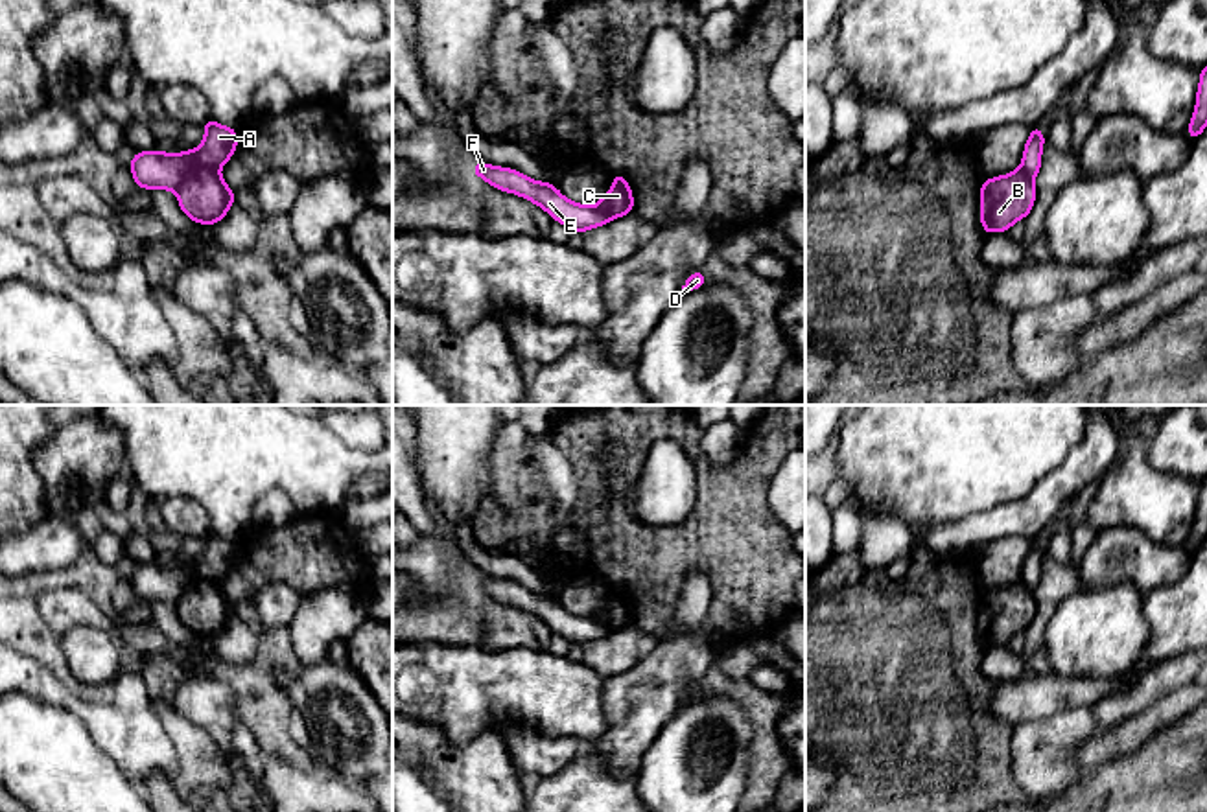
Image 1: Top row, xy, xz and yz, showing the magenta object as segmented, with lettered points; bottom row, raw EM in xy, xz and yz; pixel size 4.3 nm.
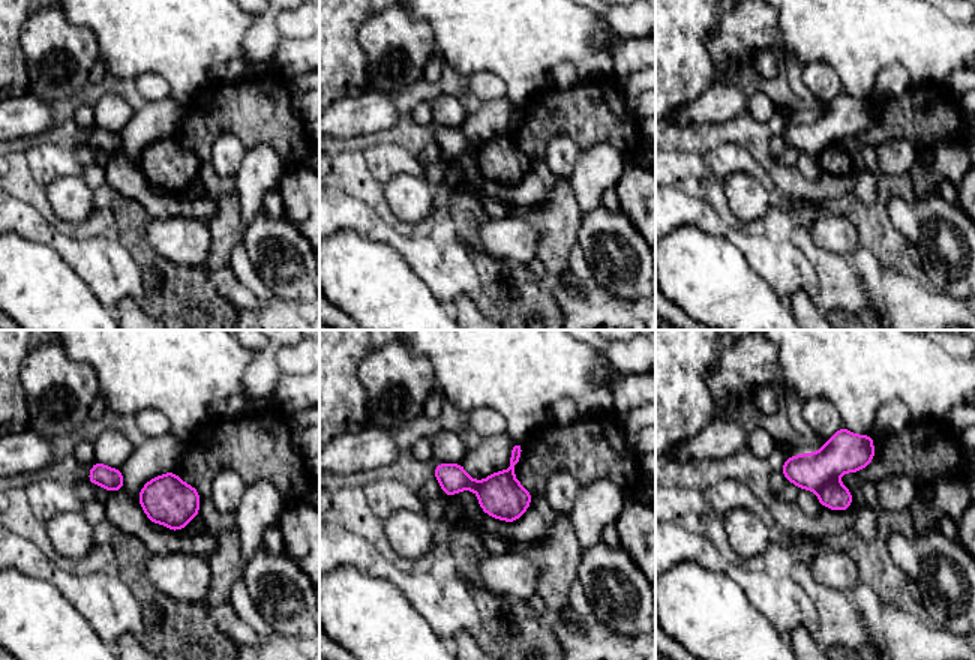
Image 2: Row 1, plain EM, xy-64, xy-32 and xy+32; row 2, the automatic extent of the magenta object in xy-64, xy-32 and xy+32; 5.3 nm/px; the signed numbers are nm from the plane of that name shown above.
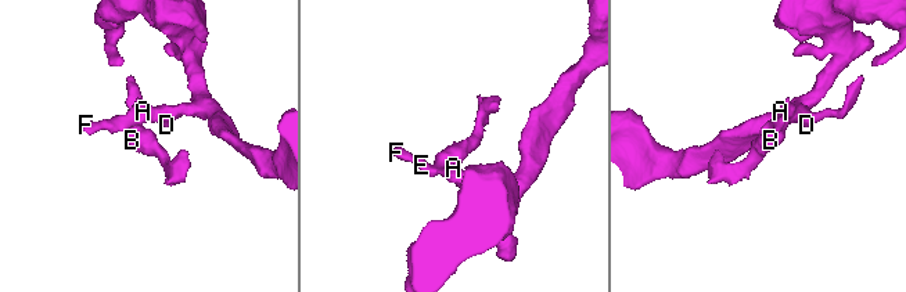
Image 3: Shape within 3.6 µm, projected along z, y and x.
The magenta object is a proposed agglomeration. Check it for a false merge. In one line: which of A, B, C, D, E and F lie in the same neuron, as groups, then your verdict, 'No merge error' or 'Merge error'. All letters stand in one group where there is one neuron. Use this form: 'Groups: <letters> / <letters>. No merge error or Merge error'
Groups: A D E F / B C. Merge error

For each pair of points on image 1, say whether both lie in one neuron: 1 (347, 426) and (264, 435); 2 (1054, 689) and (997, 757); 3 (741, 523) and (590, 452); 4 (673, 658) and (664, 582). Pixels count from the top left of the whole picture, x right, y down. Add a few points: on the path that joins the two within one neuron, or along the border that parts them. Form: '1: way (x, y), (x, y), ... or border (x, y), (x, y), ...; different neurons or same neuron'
1: border (325, 424), (347, 444), (367, 450); different neurons
2: border (997, 685), (990, 709), (1014, 726); different neurons
3: way (695, 540), (642, 540), (603, 498); same neuron
4: border (680, 591), (675, 628), (660, 639); different neurons

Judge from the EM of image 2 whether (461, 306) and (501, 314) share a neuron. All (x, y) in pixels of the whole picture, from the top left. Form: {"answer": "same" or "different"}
{"answer": "different"}

